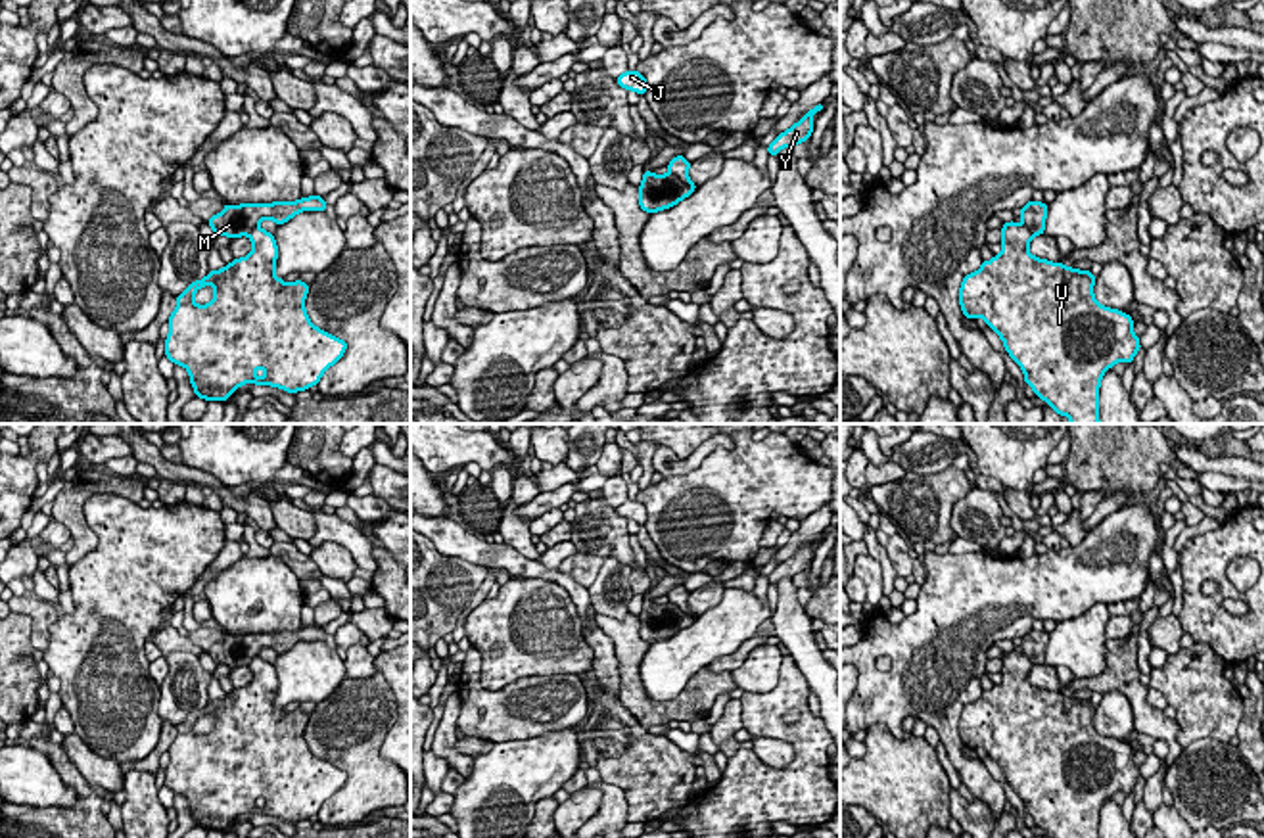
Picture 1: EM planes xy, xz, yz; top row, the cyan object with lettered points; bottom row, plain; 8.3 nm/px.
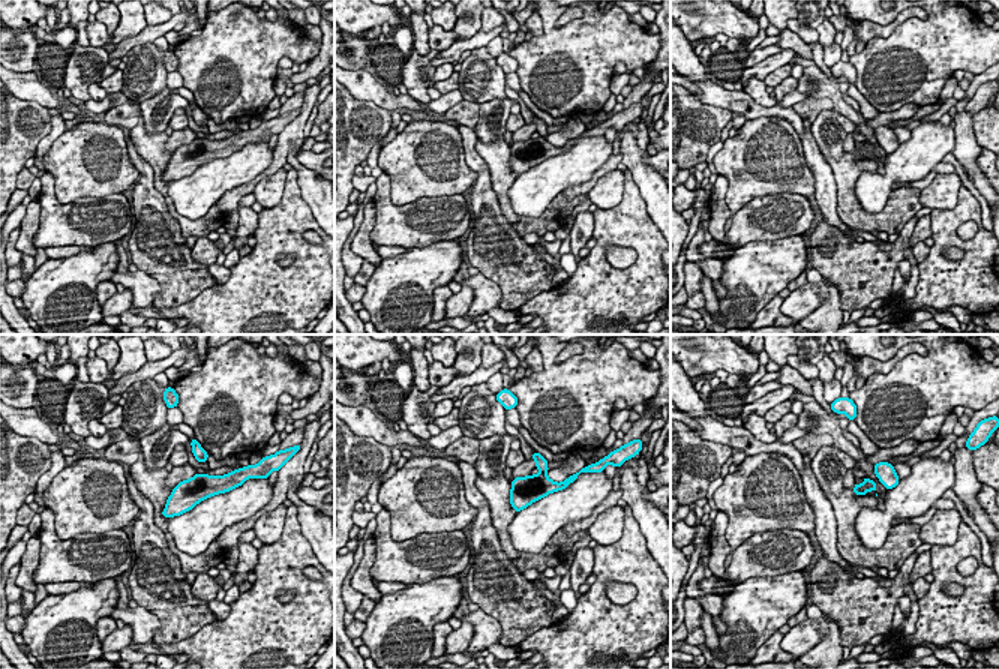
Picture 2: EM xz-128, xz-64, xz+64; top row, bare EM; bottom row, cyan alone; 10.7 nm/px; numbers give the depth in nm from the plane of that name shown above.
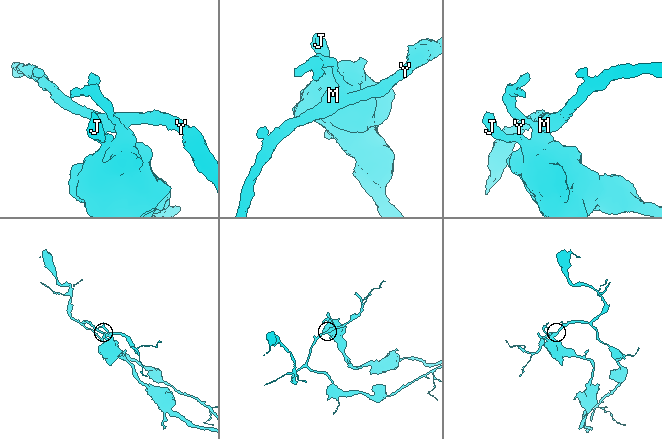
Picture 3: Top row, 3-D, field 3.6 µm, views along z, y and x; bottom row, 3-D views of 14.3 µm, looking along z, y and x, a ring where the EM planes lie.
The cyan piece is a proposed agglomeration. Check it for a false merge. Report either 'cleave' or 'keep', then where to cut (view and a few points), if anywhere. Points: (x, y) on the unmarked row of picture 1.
keep | no cut

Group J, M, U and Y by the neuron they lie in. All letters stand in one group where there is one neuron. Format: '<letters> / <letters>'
J M U Y

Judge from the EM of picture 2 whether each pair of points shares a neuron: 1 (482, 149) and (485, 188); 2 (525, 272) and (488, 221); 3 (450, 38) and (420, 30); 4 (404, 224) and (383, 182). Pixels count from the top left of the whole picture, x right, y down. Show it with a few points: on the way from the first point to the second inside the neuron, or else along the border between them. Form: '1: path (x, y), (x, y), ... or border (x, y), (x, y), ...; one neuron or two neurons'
1: border (476, 138), (476, 152), (497, 194); two neurons
2: path (518, 260), (491, 233); one neuron
3: border (426, 29), (428, 45), (438, 51); two neurons
4: path (393, 213), (383, 203), (383, 192); one neuron

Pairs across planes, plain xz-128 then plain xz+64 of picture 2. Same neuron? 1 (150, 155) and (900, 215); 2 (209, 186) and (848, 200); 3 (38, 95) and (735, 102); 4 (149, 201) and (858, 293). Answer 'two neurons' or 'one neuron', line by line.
1: one neuron
2: two neurons
3: one neuron
4: one neuron

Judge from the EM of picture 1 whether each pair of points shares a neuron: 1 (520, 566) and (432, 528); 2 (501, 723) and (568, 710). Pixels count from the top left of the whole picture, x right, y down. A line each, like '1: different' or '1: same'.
1: same
2: same

